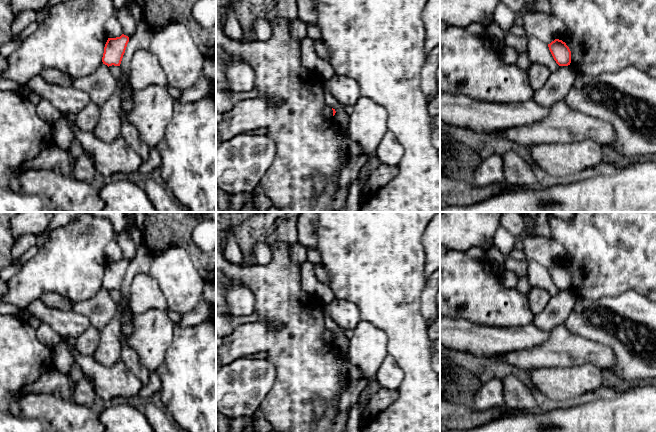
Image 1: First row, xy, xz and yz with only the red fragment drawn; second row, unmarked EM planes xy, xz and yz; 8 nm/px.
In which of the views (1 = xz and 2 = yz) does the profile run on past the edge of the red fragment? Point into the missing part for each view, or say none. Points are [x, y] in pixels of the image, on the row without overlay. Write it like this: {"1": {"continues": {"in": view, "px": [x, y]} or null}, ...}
{"1": {"continues": null}, "2": {"continues": null}}

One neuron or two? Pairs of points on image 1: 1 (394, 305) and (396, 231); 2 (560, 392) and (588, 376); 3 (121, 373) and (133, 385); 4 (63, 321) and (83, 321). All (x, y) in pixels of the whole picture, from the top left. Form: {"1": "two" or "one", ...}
{"1": "one", "2": "one", "3": "one", "4": "one"}

